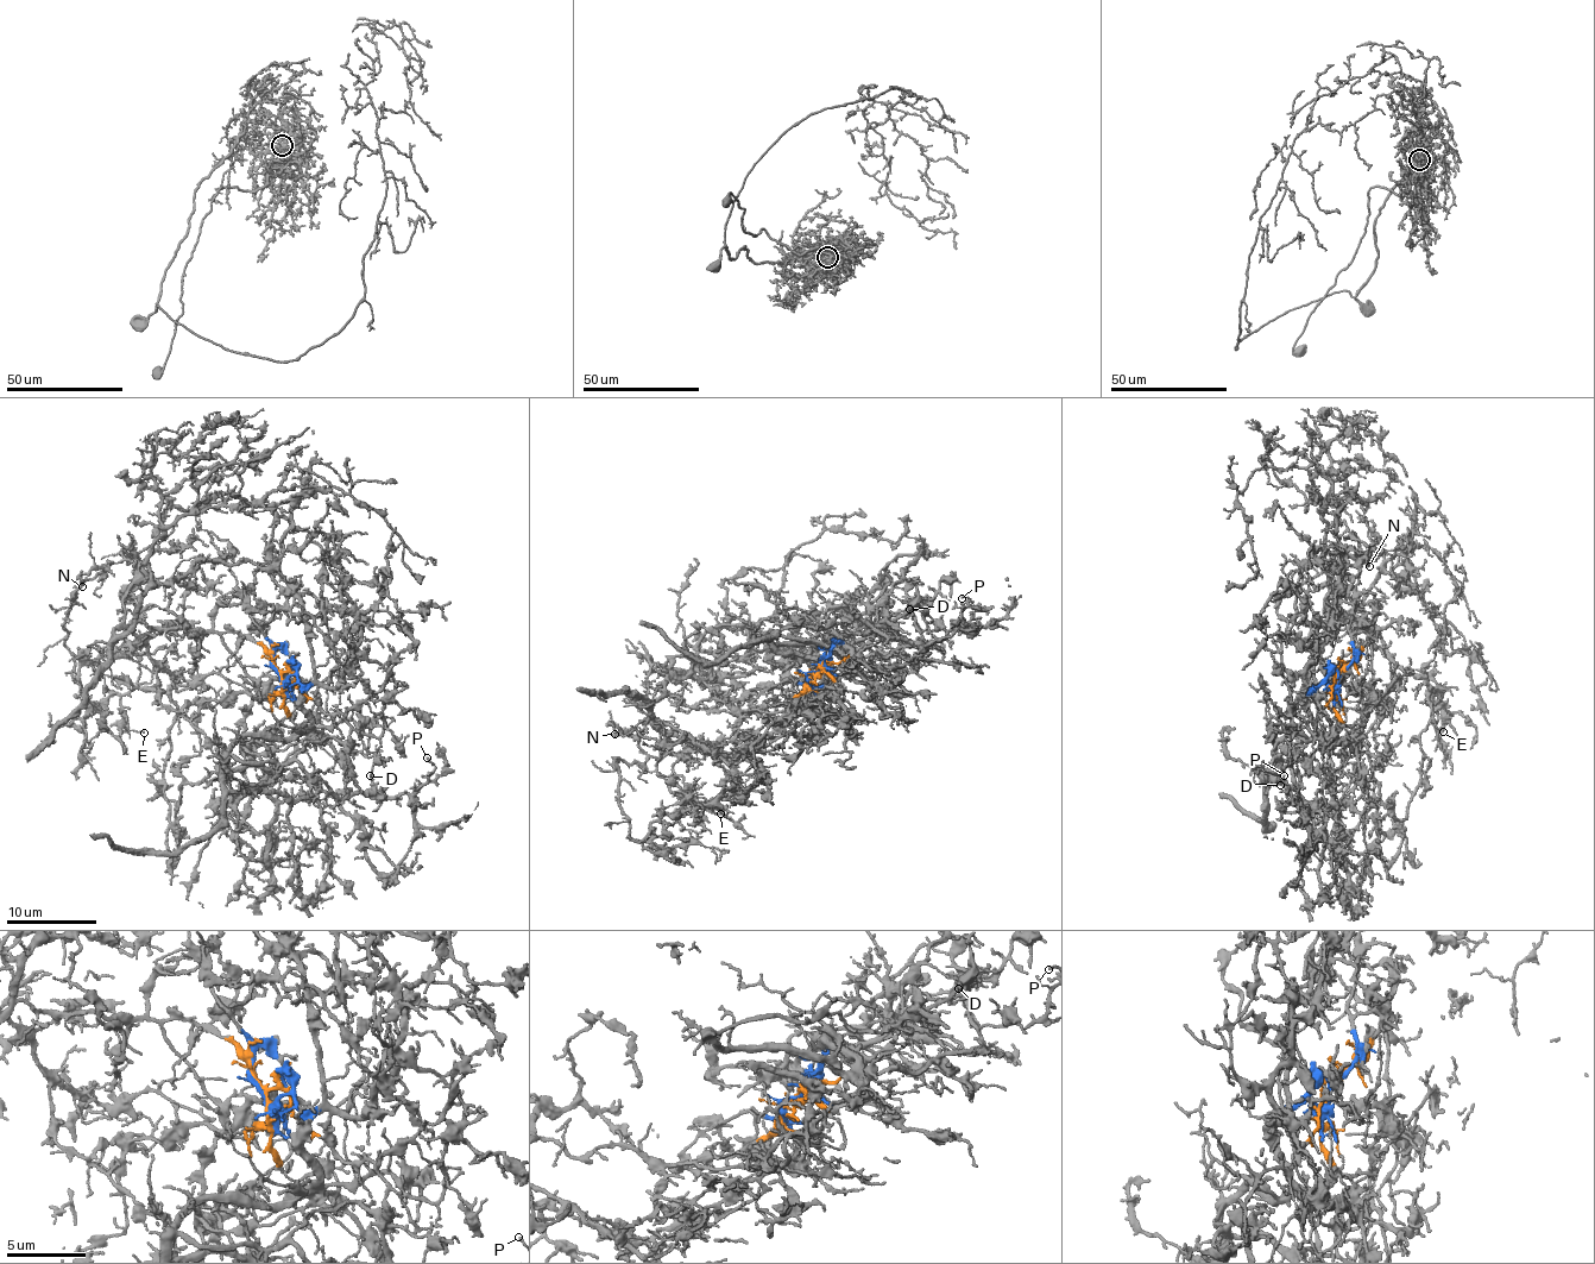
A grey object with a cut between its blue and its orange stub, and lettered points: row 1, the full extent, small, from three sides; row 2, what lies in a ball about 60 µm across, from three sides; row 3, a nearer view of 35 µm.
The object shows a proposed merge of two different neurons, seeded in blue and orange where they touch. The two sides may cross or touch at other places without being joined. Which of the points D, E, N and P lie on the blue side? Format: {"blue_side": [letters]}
{"blue_side": ["D", "P"]}

